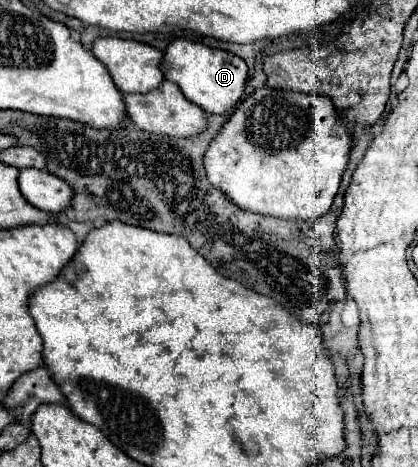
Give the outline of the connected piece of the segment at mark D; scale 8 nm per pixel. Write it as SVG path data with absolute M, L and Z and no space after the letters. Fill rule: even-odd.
M174 40L162 58L162 72L166 80L180 86L182 94L196 106L200 106L206 114L226 114L236 102L244 96L248 66L236 54L210 48L202 42L192 40Z

